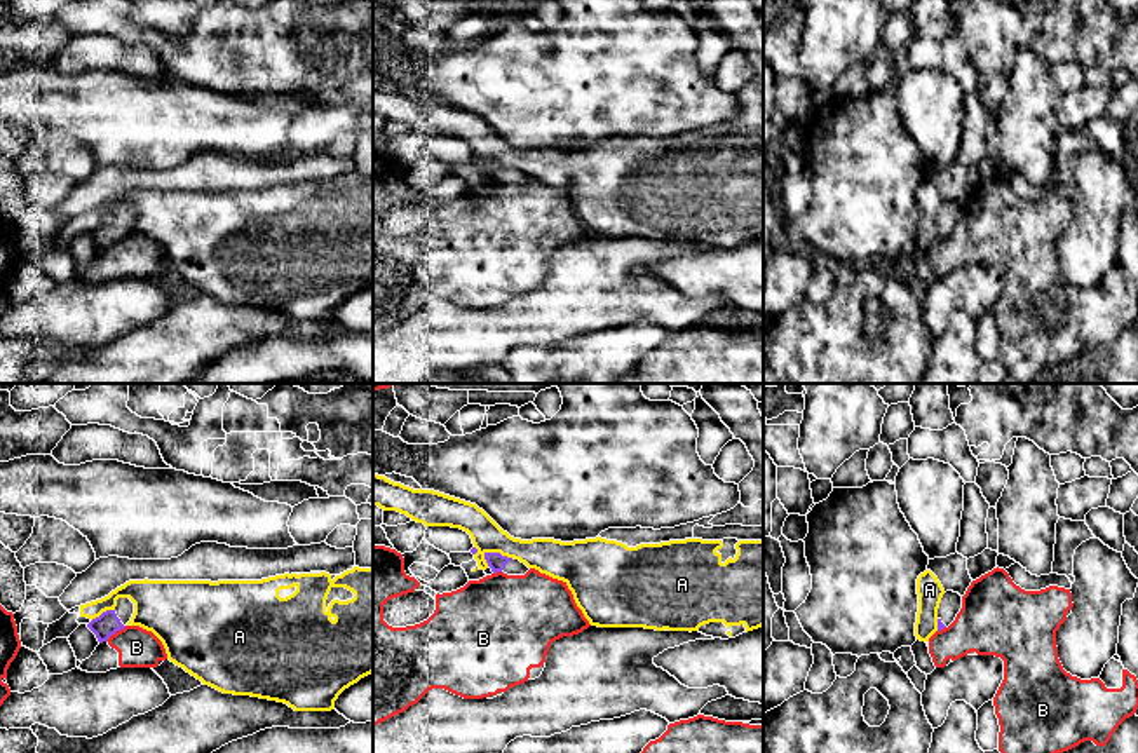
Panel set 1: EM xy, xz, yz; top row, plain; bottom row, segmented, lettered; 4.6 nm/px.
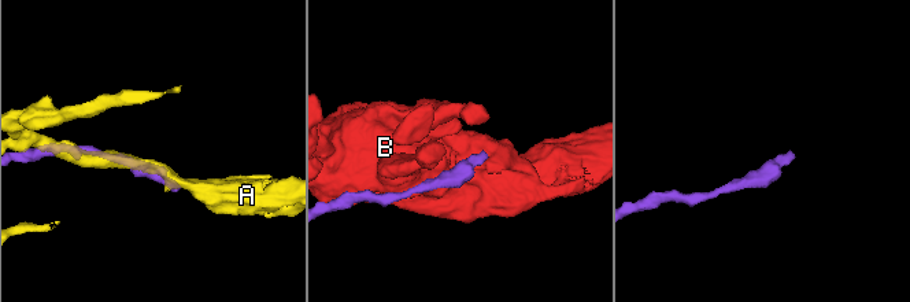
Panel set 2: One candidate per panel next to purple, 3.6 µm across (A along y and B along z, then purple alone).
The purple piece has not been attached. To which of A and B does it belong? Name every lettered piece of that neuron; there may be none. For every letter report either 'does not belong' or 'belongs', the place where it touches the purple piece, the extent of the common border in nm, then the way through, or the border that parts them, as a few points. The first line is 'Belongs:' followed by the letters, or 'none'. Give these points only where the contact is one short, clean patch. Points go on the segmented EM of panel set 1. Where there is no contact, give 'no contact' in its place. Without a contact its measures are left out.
Belongs: none
A: does not belong; contact xz (497, 553); length 130 nm; border xz (483, 553), (501, 553), (509, 558)
B: does not belong; contact xy (115, 631); length 120 nm

